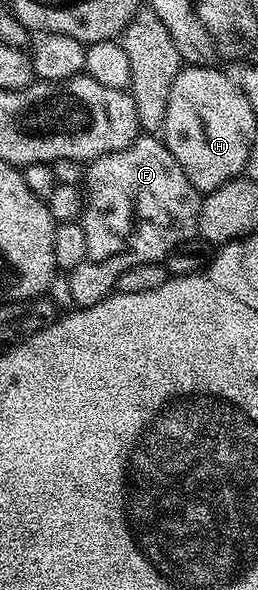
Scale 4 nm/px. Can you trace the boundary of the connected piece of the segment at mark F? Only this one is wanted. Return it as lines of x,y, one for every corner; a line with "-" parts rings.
140,135
122,151
97,157
86,169
86,196
82,224
86,231
86,255
82,263
70,271
70,295
73,306
83,307
98,303
109,296
118,283
118,275
138,263
164,261
174,247
193,240
198,233
198,211
201,194
186,179
186,171
178,167
178,159
170,155
163,140
156,135

